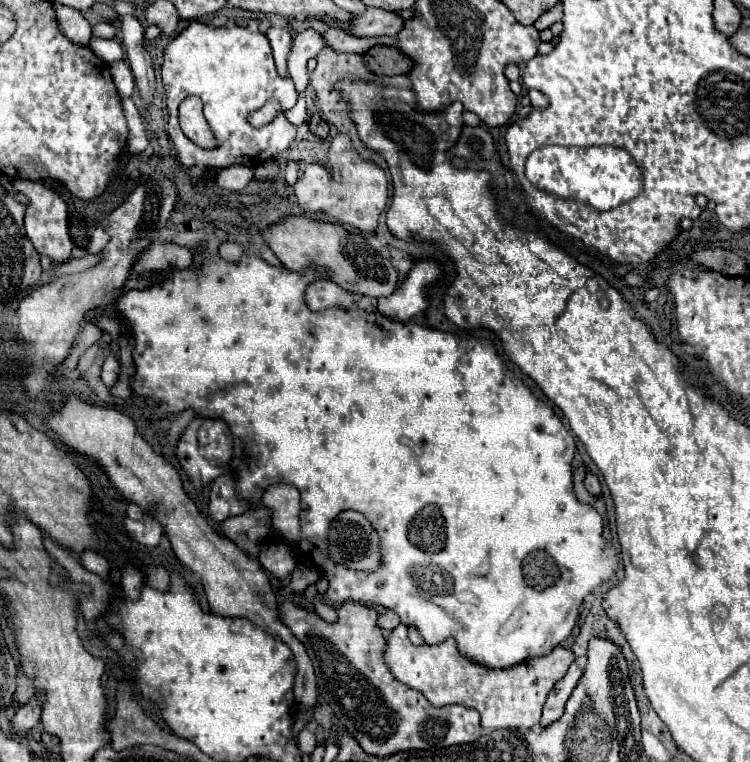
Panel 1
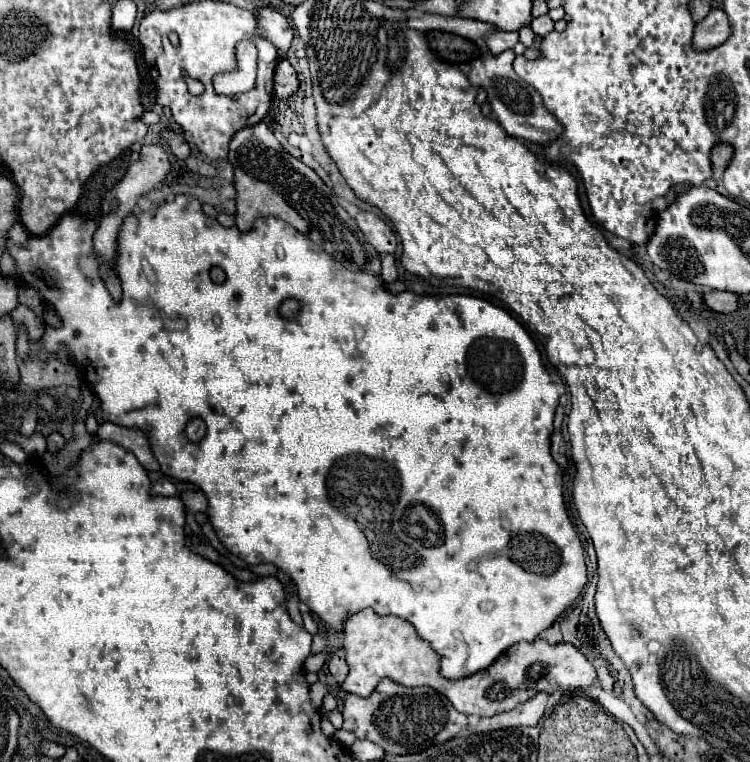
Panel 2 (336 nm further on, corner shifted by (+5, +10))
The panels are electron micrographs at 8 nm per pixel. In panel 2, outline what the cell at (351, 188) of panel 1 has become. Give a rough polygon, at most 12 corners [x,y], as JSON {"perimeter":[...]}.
{"perimeter":[[359,210],[357,226],[379,254],[393,254],[395,232],[373,212]]}

